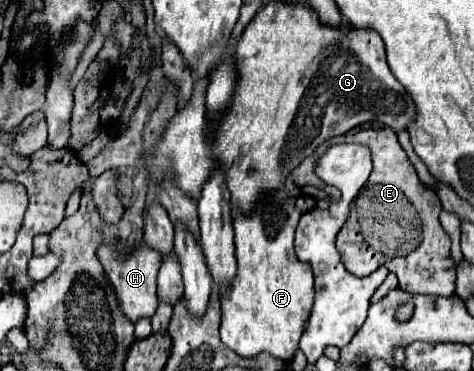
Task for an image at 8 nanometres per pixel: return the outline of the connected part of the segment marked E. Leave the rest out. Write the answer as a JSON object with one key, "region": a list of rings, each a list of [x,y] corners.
{"region":[[[360,129],[354,135],[346,135],[348,143],[362,143],[368,145],[372,151],[372,173],[366,181],[364,189],[358,193],[352,205],[352,217],[342,227],[342,237],[338,235],[336,247],[346,263],[346,269],[354,275],[370,275],[380,265],[388,265],[392,273],[398,275],[400,287],[414,295],[436,295],[436,297],[450,297],[454,293],[454,259],[450,255],[452,239],[440,225],[440,209],[442,203],[432,189],[428,189],[416,175],[416,169],[408,161],[406,151],[398,143],[398,137],[392,129]]]}

